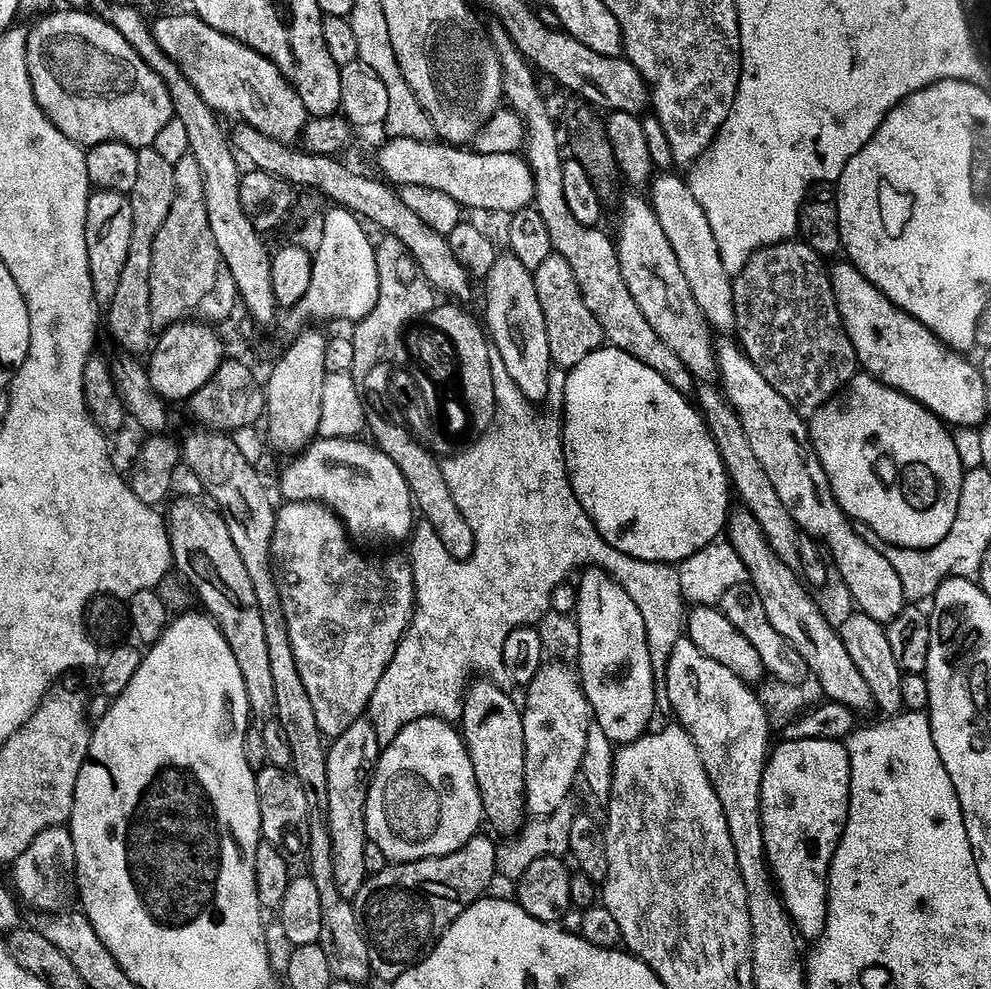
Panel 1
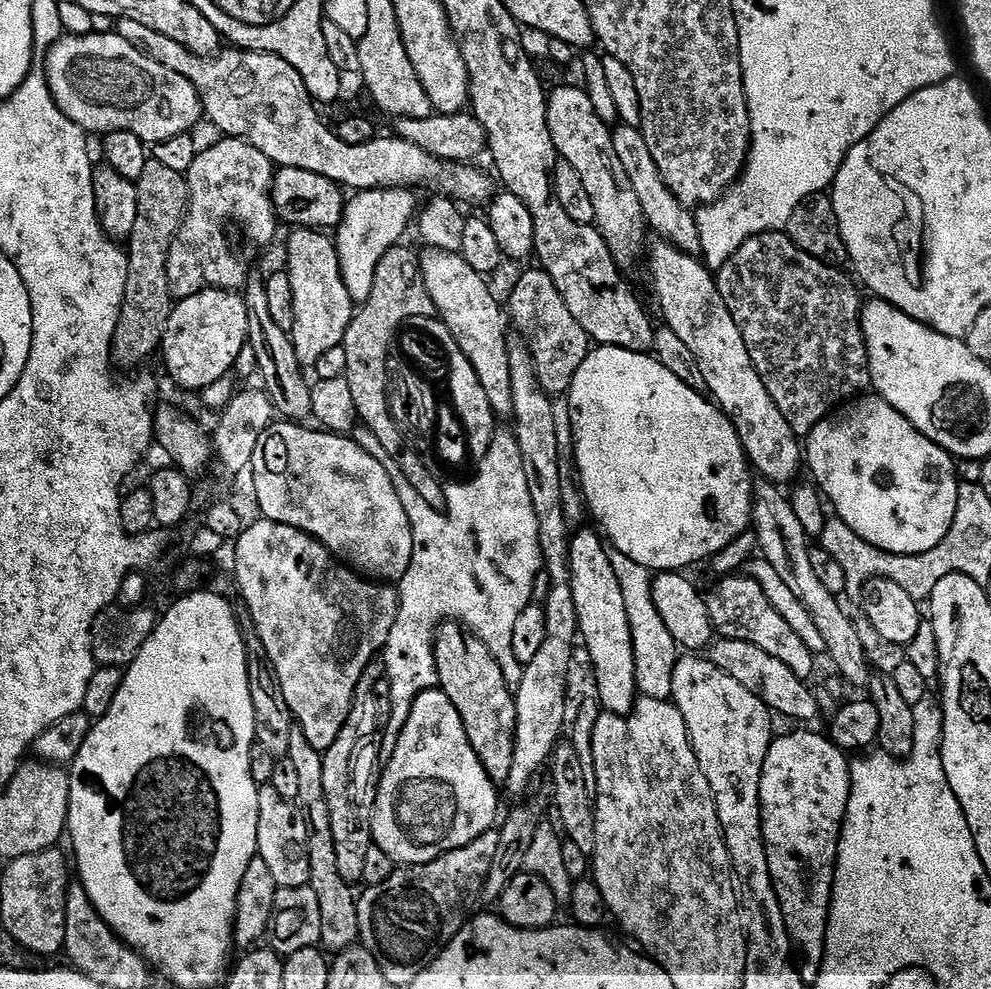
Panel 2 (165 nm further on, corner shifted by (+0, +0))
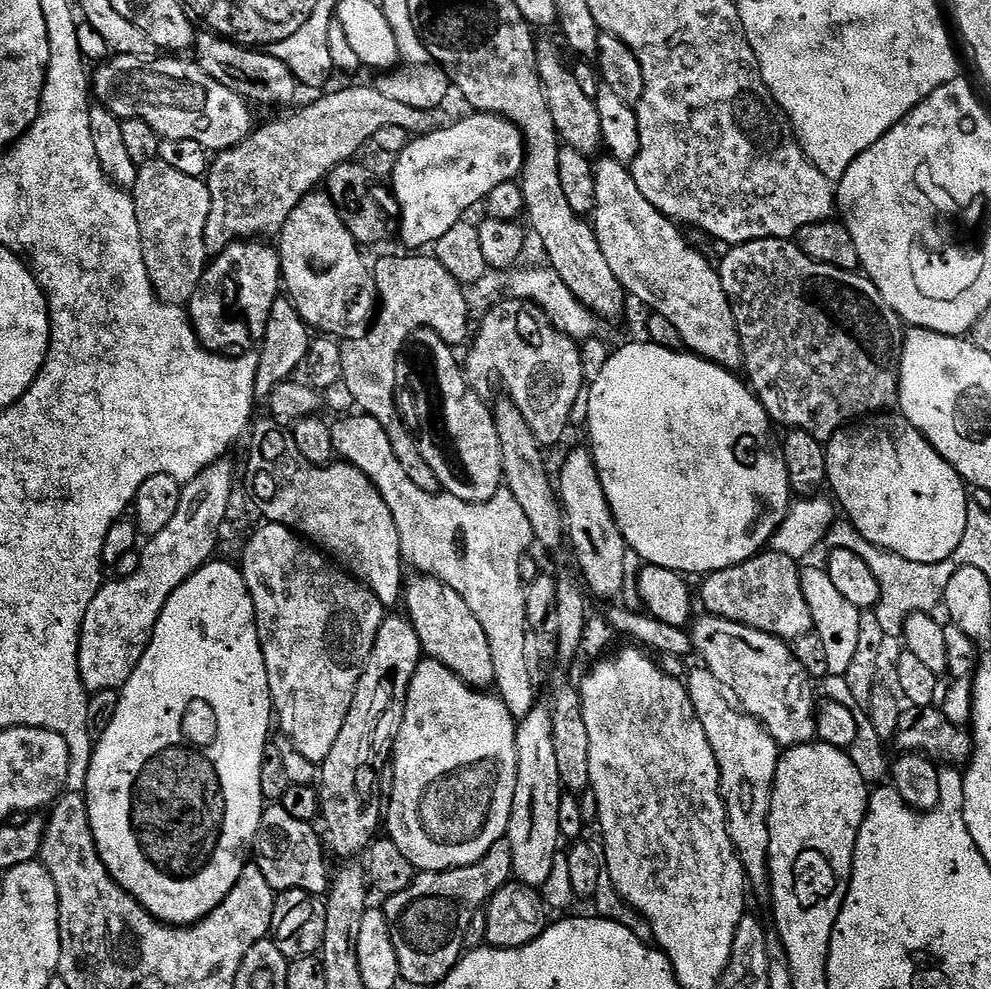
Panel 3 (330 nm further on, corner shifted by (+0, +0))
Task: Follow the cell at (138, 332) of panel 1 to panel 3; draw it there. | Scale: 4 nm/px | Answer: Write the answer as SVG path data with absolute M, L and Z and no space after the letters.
M157 158L149 164L139 165L134 199L140 219L140 237L144 243L144 261L148 267L148 277L152 280L152 289L161 300L170 304L183 305L191 301L196 287L204 279L206 261L210 256L204 247L204 231L210 218L212 201L207 183L201 178L190 178L190 174L182 174L174 170L174 166L166 166L166 162Z

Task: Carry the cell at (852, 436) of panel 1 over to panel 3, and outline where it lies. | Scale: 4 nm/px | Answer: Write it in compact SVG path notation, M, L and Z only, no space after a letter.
M876 414L861 419L832 435L826 444L827 487L832 487L835 503L842 512L844 507L845 514L852 519L849 520L851 527L871 544L910 562L940 563L954 554L966 532L970 517L969 489L950 462L940 457L938 450L934 450L931 442L911 422L900 414L888 415Z

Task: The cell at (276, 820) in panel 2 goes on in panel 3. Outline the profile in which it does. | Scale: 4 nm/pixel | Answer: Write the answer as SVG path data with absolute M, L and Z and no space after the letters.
M282 806L265 807L260 835L256 837L254 845L254 862L262 870L266 882L270 882L273 892L328 892L330 871L328 872L328 864L324 861L324 848L312 827L309 821L290 818L290 814Z

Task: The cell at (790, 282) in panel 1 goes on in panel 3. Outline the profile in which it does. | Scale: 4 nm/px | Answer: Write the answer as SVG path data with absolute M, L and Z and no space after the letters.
M752 240L748 244L729 247L725 252L728 253L725 254L724 261L718 264L718 271L722 290L732 307L736 329L740 335L740 345L744 351L742 368L743 371L748 371L747 379L750 381L750 387L760 397L760 404L768 411L769 420L777 425L785 424L785 429L800 429L812 435L816 440L827 442L841 428L861 418L883 413L887 409L884 407L891 400L893 403L894 381L898 376L898 360L894 355L894 350L892 354L892 328L884 317L885 309L874 295L872 281L867 276L857 274L847 268L835 268L829 264L820 264L817 260L811 260L792 240Z

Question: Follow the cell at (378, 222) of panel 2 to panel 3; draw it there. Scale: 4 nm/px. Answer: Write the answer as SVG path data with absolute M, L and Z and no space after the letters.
M476 112L468 114L465 120L460 120L457 124L452 124L449 128L437 127L435 130L428 132L424 136L418 136L409 139L408 143L401 147L398 155L395 157L396 165L392 168L392 185L390 191L396 197L396 204L400 207L400 222L398 225L398 240L405 244L408 250L424 250L429 246L435 245L437 240L442 238L451 227L454 227L460 221L463 221L475 204L483 205L487 201L490 190L494 190L494 186L502 186L509 182L515 181L520 173L524 170L524 135L510 121L505 120L503 116L498 116L490 112Z

